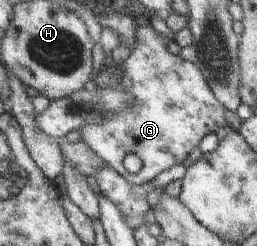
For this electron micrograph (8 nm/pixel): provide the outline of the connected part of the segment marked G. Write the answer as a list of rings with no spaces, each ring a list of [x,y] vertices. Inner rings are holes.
[[[148,24],[138,25],[136,50],[120,64],[111,62],[110,72],[100,71],[96,78],[94,86],[102,90],[124,86],[134,96],[134,106],[112,112],[102,124],[80,128],[81,140],[134,186],[146,184],[160,172],[182,164],[202,137],[226,125],[226,110],[210,92],[200,68],[193,62],[179,61],[179,55],[170,54],[161,42],[161,34],[156,33],[149,31]],[[116,70],[125,70],[125,73],[120,76]],[[129,153],[140,159],[141,168],[136,173],[124,168],[124,158]]]

